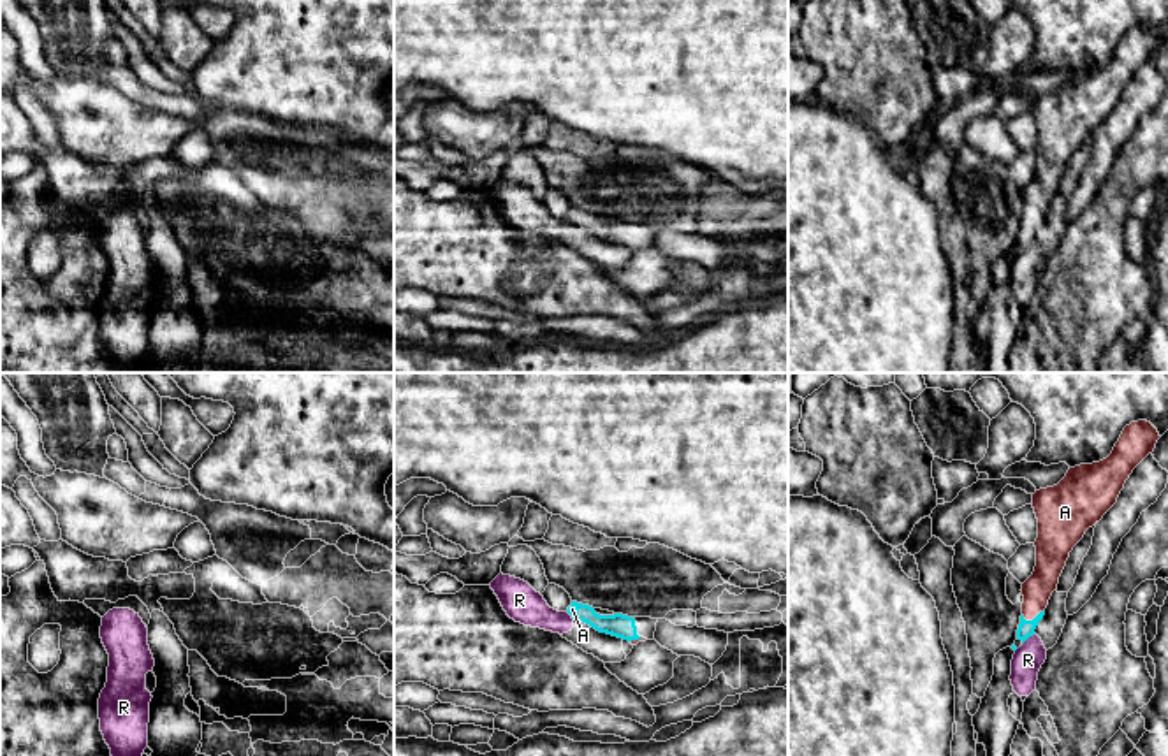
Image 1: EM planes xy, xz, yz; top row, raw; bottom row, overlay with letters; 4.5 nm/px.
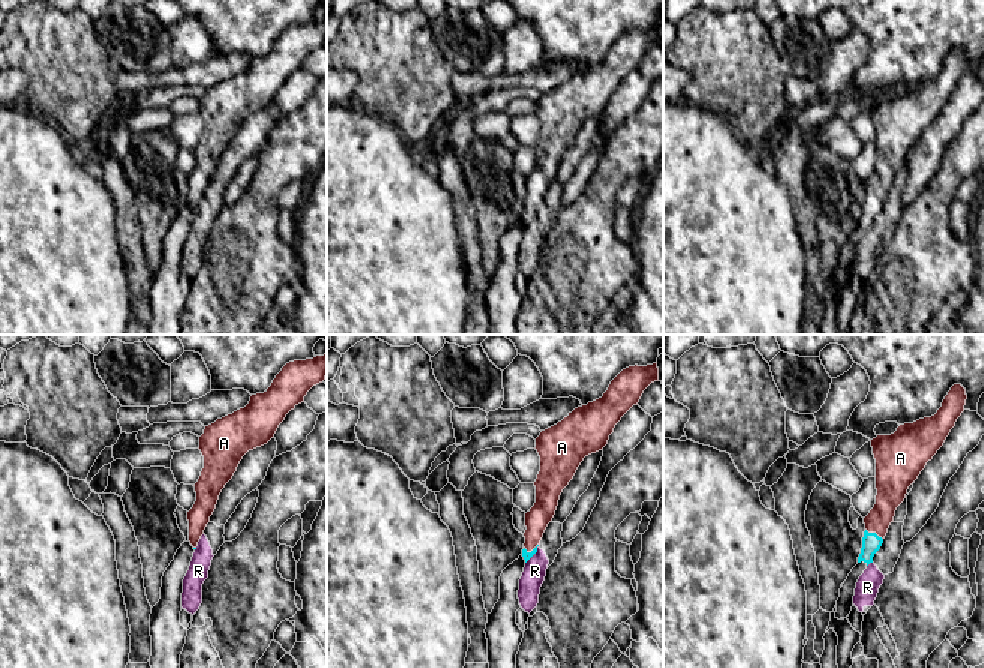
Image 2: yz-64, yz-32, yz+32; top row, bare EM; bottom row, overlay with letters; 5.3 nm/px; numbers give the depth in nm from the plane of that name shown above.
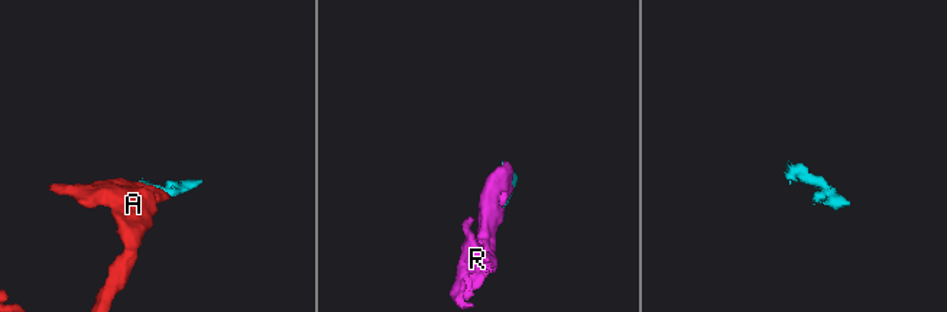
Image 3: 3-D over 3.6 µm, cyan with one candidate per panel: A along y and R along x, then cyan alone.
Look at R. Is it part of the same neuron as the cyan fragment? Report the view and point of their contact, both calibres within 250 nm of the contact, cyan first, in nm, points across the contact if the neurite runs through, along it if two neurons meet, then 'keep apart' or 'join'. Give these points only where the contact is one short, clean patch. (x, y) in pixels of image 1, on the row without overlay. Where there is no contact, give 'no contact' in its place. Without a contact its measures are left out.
contact yz (1028, 243); calibres 80 and 140 nm; border yz (1035, 239), (1022, 250); keep apart

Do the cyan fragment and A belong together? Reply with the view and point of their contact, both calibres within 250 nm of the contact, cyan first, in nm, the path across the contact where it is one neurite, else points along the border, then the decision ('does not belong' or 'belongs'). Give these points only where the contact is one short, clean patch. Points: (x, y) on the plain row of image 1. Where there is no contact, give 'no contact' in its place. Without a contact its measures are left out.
meets cyan in yz at (1035, 224); 80 nm thick on the cyan side, 140 nm on the other; runs through yz (1026, 234), (1035, 224), (1036, 197); belongs

